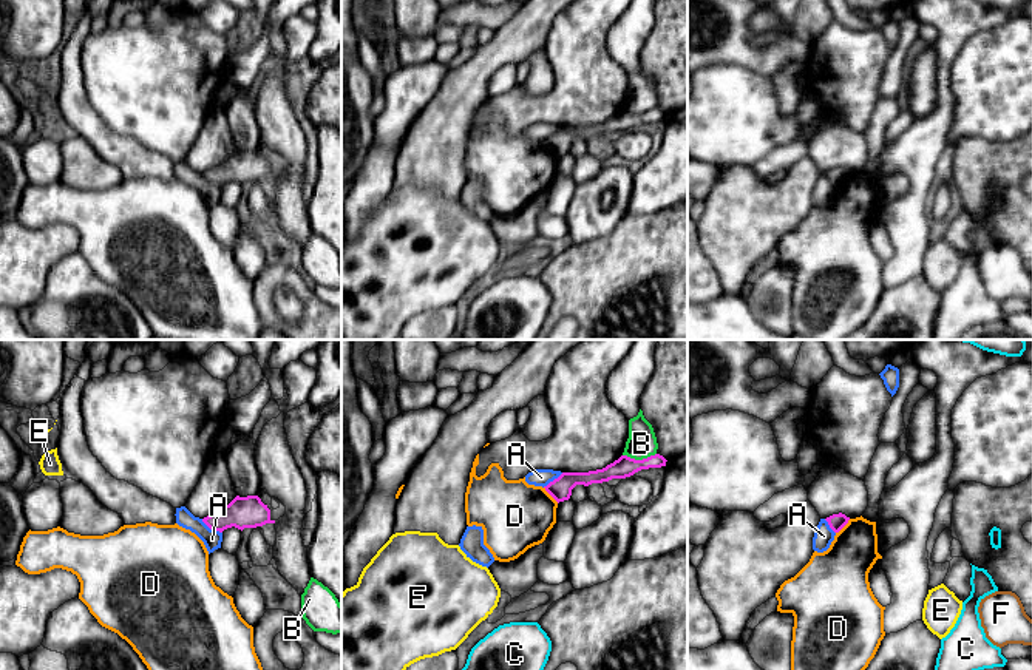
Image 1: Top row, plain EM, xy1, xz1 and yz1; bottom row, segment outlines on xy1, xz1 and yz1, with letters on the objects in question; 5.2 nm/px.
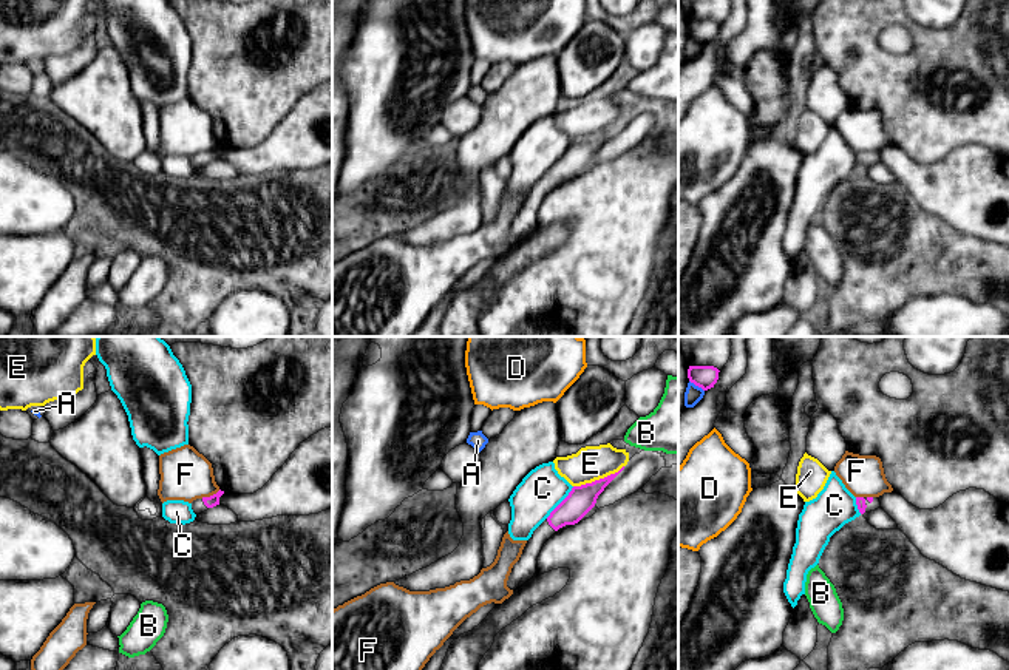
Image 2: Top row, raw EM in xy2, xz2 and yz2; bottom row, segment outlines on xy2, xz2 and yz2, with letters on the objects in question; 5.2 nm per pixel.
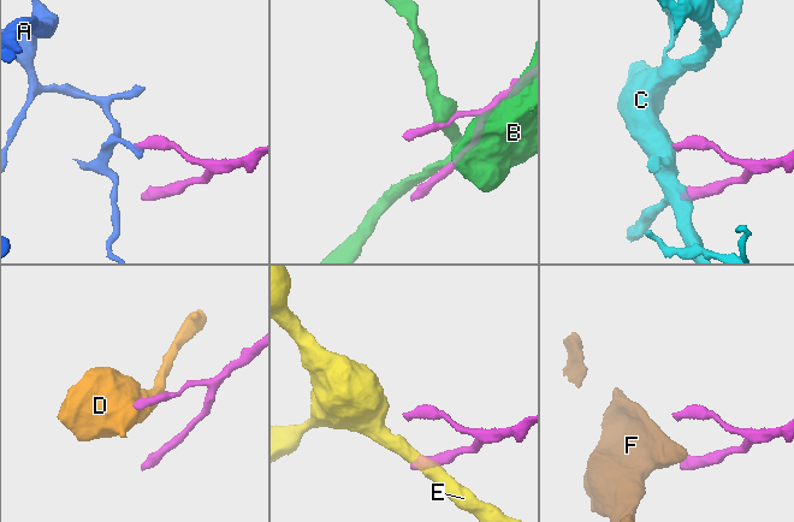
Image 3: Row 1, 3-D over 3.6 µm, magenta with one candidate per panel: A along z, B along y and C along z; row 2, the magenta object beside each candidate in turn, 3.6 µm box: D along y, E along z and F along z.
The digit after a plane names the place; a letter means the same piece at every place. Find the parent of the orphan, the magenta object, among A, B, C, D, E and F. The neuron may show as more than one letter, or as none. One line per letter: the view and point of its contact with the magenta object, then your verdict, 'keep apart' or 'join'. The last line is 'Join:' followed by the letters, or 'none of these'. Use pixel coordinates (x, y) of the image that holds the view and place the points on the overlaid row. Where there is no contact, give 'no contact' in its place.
A: xy1 (212, 528) | keep apart
B: xz1 (638, 460) | keep apart
C: xz2 (561, 502) | keep apart
D: xz1 (550, 494) | keep apart
E: xz2 (600, 479) | keep apart
F: xy2 (210, 496) | keep apart
Join: none of these

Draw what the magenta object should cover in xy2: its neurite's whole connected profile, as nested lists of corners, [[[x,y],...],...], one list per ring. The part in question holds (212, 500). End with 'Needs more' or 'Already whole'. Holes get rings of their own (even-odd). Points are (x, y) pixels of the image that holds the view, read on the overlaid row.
[[[219,489],[216,494],[210,496],[210,497],[202,497],[202,499],[193,500],[192,502],[193,513],[198,516],[198,514],[207,511],[209,508],[219,505],[219,497],[223,494],[224,494],[224,491]]]. Needs more

